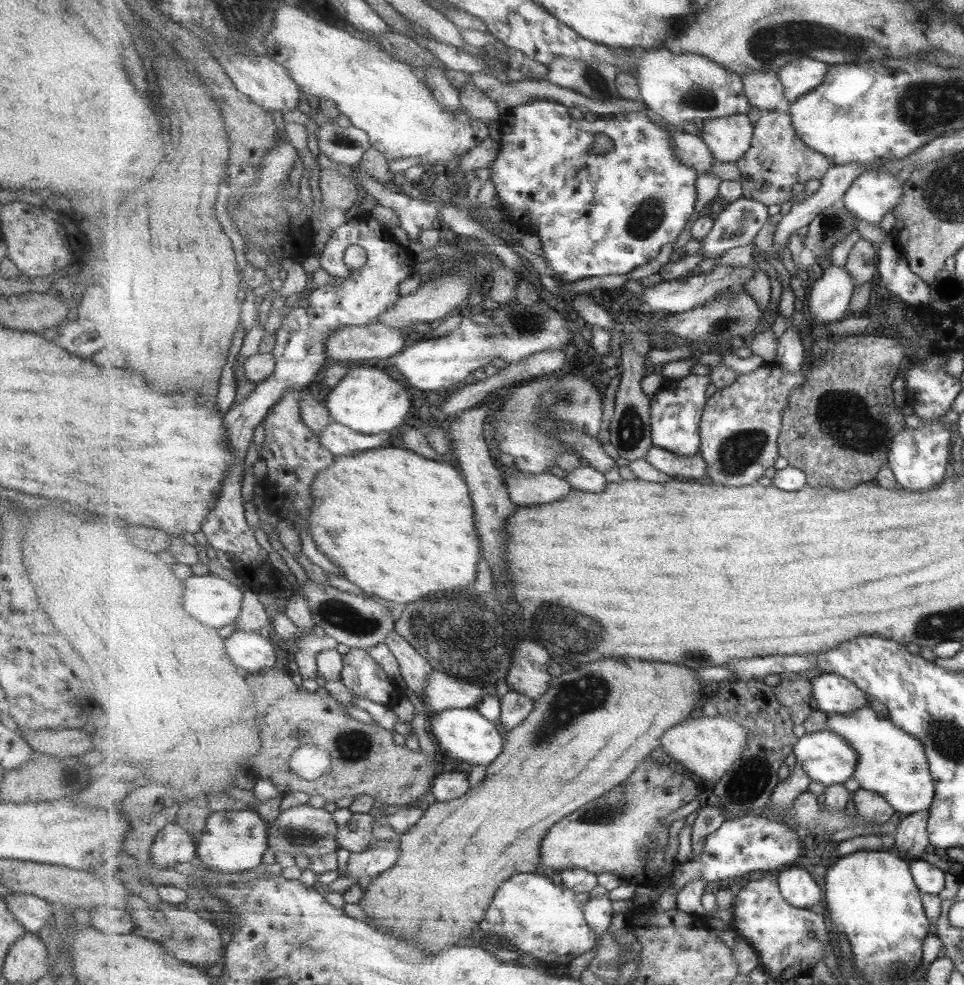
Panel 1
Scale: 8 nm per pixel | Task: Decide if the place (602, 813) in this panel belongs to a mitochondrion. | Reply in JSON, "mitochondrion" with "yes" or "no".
{"mitochondrion":"yes"}

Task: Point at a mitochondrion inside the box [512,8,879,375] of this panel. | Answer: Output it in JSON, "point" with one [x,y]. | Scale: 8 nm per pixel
{"point":[767,44]}

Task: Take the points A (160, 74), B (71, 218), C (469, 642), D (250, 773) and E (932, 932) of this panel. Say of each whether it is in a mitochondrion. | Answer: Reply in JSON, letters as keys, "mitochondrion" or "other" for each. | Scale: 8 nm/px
{"A":"other","B":"other","C":"mitochondrion","D":"other","E":"other"}

